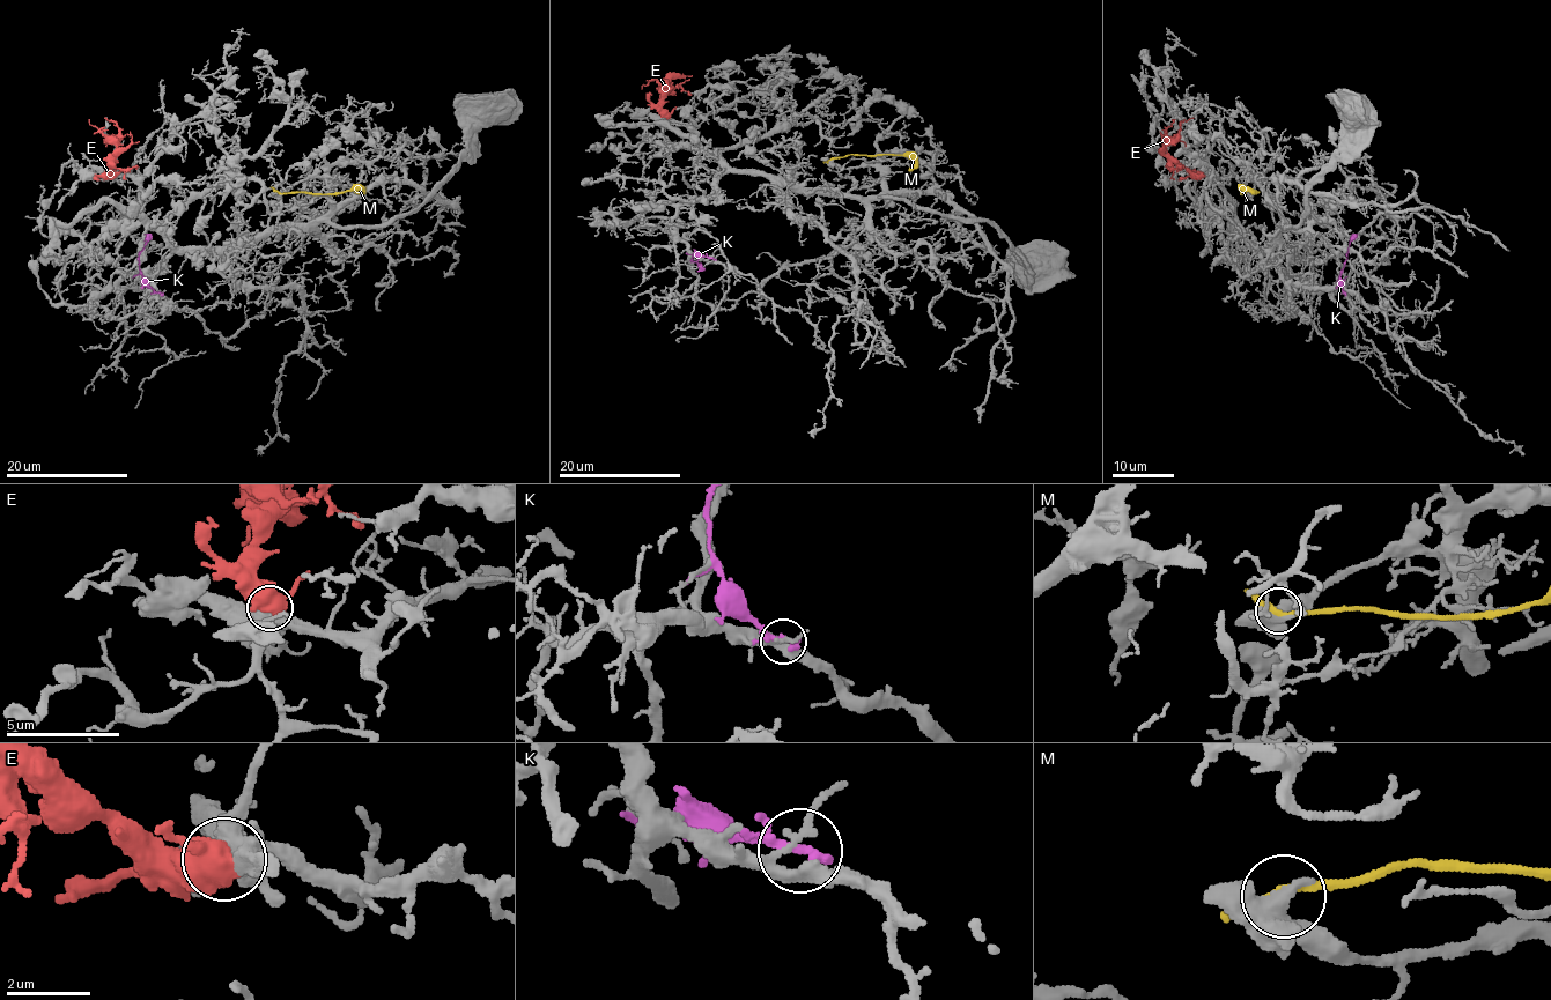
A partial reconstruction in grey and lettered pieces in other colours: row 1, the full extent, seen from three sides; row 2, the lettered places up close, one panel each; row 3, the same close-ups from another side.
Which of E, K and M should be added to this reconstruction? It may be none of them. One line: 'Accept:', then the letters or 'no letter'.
Accept: E

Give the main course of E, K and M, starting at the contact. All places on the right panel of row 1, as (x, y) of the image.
E: (1202, 175), (1188, 172), (1167, 152), (1167, 143), (1183, 120), (1193, 118)
K: (1344, 294), (1339, 276), (1350, 241), (1358, 234)
M: (1245, 193), (1240, 193), (1242, 190), (1258, 193)

